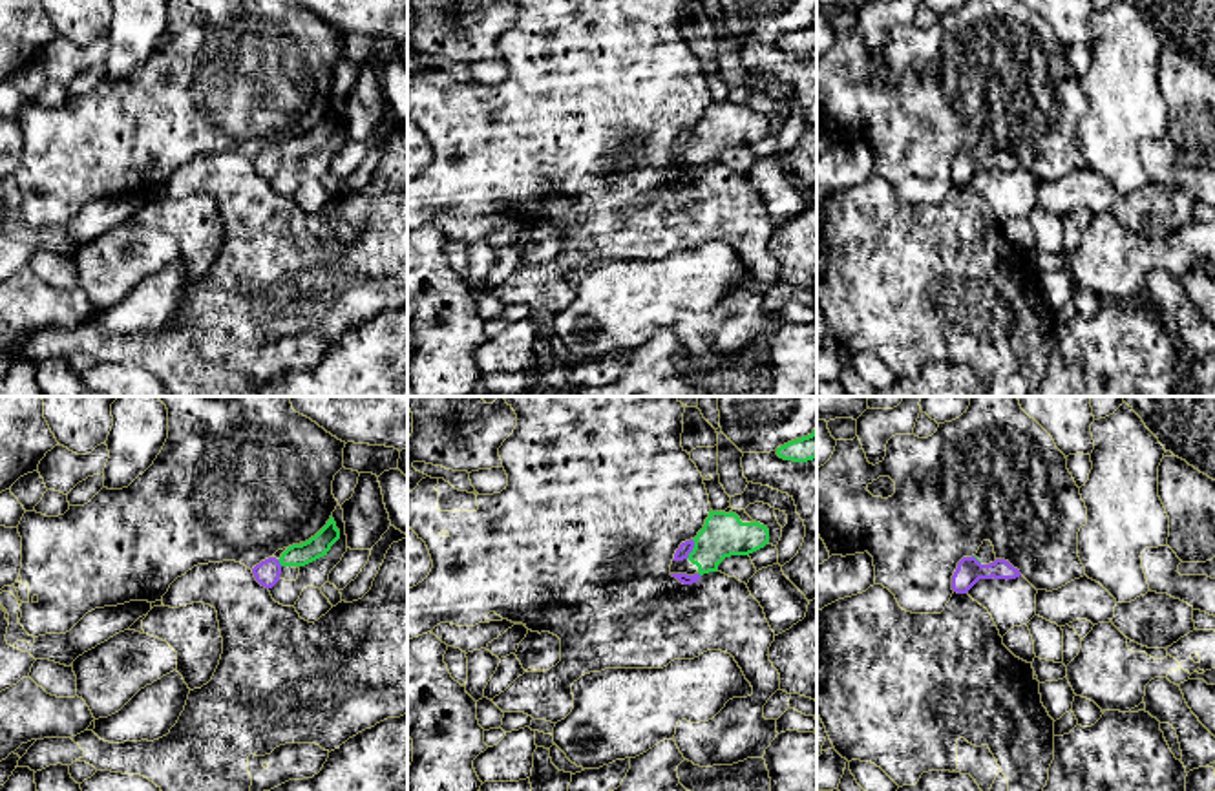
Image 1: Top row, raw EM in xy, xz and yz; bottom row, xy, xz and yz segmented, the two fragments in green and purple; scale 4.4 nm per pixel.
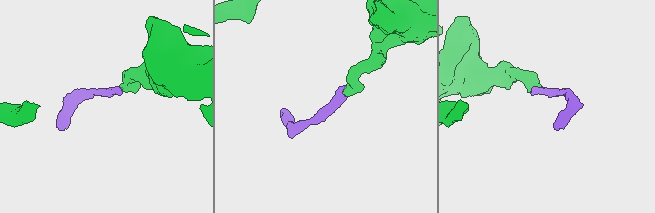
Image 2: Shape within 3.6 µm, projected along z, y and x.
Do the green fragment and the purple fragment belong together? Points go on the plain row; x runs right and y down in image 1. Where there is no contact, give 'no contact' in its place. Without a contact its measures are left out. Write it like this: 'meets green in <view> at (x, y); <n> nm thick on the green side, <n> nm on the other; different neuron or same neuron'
meets green in xz at (693, 139); 190 nm thick on the green side, 60 nm on the other; same neuron

